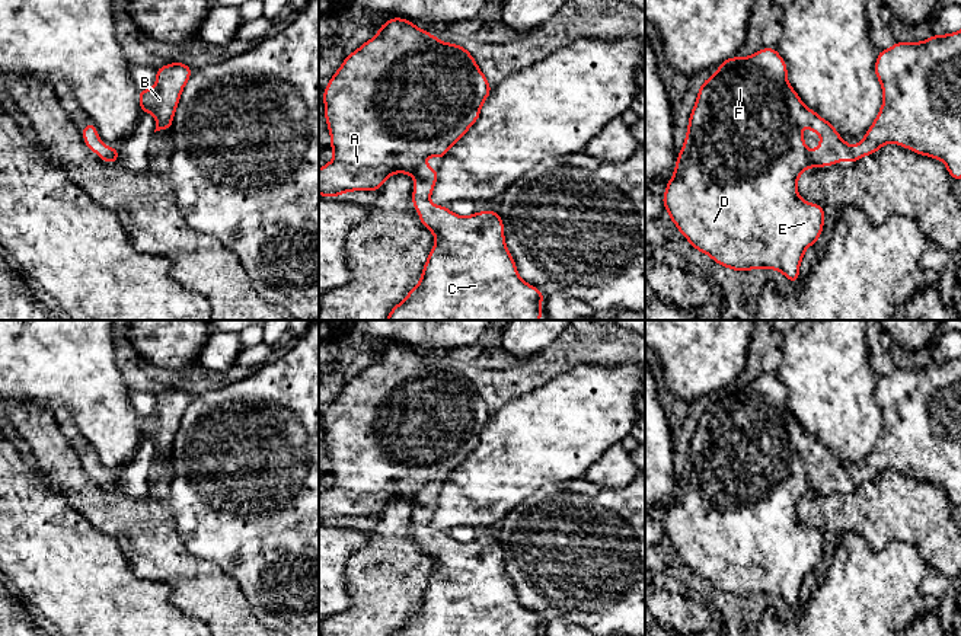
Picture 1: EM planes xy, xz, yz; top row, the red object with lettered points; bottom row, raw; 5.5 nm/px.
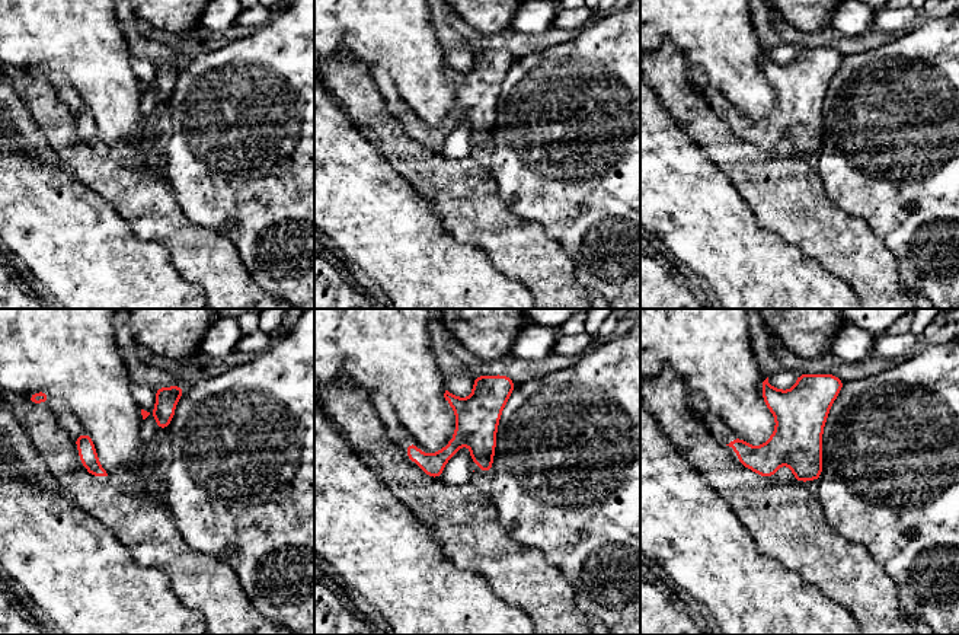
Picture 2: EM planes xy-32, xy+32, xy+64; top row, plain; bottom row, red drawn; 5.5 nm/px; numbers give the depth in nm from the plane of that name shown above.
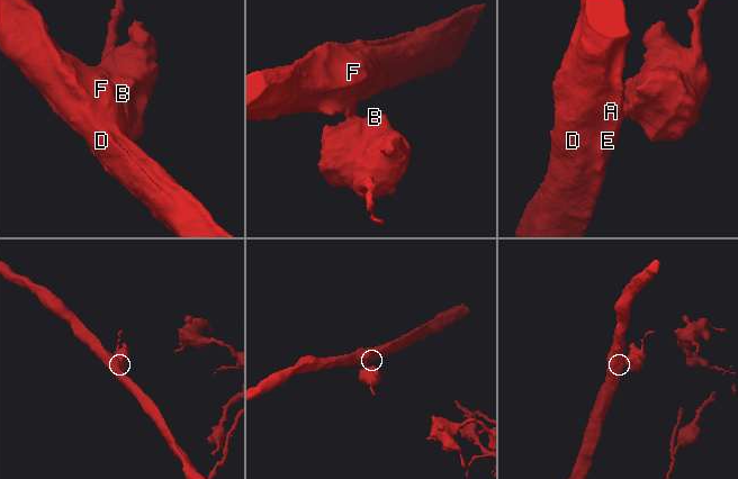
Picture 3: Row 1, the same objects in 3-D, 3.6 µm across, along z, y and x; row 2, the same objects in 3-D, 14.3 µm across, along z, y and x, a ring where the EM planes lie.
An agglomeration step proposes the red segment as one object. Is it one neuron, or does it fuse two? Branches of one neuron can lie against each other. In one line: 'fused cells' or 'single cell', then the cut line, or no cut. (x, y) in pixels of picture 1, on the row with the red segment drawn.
single cell | no cut

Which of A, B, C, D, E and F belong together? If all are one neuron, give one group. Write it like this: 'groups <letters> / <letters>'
groups A B C D E F

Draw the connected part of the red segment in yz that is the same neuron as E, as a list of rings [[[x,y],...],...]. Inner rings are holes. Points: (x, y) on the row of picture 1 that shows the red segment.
[[[961,31],[948,35],[932,35],[923,42],[895,42],[891,48],[879,51],[875,63],[875,76],[878,77],[882,92],[882,106],[869,127],[862,141],[856,146],[849,146],[837,132],[833,124],[823,119],[817,112],[811,111],[799,99],[786,77],[786,63],[778,54],[776,48],[763,48],[750,57],[732,57],[718,65],[718,71],[702,83],[697,93],[697,100],[689,118],[689,130],[684,146],[679,151],[674,176],[667,182],[667,191],[663,195],[664,210],[668,211],[671,221],[679,227],[690,245],[700,253],[709,255],[713,262],[735,271],[750,269],[776,269],[780,271],[794,285],[799,277],[799,262],[804,259],[804,252],[808,246],[814,246],[823,231],[826,210],[818,204],[811,204],[799,198],[798,179],[808,167],[833,166],[836,162],[858,162],[861,157],[877,153],[884,144],[894,143],[903,146],[917,154],[939,159],[946,166],[952,180],[961,179]],[[802,127],[810,127],[814,134],[820,134],[823,140],[814,151],[808,151],[802,138]]]

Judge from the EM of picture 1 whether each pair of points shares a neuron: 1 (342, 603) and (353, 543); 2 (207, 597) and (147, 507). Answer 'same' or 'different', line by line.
1: same
2: same

